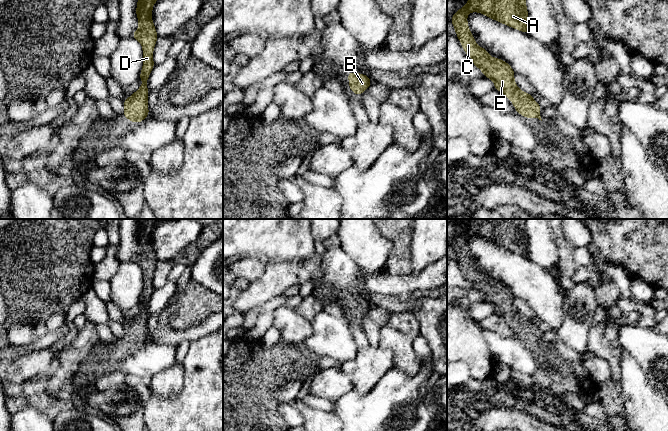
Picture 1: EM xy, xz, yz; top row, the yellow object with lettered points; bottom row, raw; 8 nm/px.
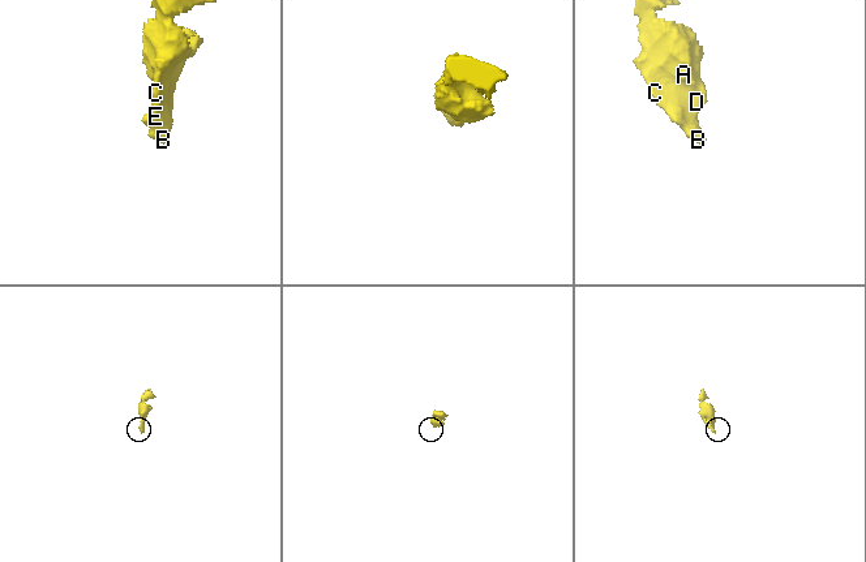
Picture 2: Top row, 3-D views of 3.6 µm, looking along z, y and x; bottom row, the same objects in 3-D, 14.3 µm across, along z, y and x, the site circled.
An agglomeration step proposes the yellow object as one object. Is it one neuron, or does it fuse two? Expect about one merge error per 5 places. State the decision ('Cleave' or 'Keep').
Keep

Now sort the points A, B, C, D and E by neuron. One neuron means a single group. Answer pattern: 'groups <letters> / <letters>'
groups A B C D E

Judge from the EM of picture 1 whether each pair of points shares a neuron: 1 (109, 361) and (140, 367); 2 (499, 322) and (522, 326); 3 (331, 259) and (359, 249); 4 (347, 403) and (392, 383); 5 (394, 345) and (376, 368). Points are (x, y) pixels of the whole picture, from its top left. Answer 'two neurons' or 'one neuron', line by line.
1: two neurons
2: two neurons
3: two neurons
4: one neuron
5: two neurons

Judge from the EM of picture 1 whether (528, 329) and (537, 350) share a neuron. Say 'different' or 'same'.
same

